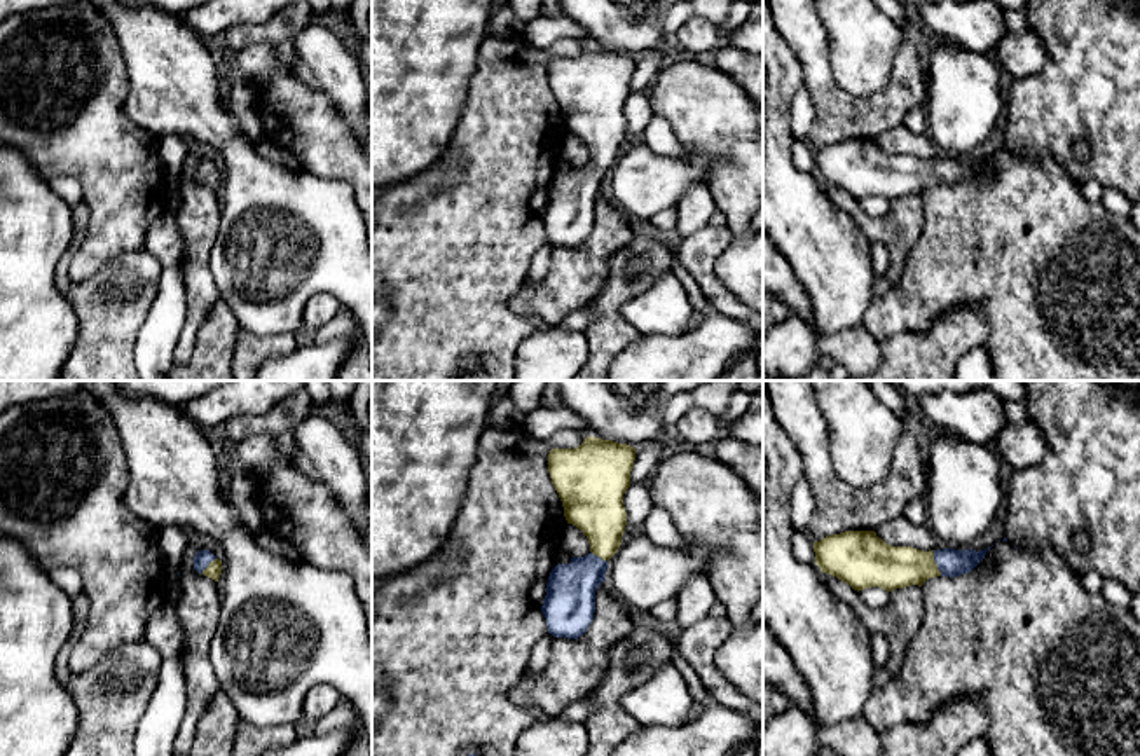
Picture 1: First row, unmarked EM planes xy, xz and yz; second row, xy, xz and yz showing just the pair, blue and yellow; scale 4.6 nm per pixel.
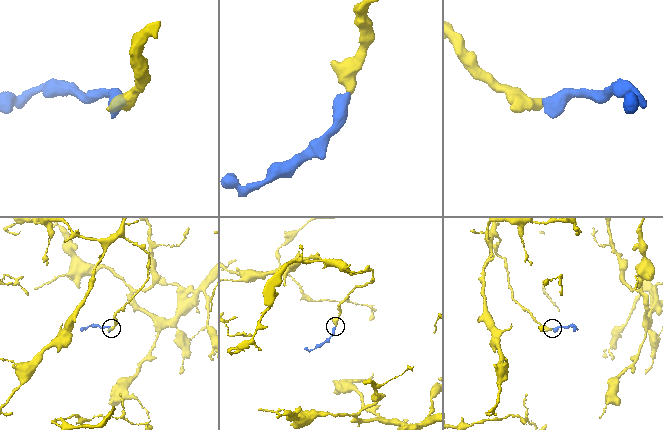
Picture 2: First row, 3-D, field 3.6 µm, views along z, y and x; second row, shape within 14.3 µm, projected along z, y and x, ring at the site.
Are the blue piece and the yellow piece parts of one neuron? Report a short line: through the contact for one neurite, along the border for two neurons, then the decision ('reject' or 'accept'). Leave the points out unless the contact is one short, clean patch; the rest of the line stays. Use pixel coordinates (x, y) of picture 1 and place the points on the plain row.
line yz (952, 171), (936, 171), (885, 175); accept

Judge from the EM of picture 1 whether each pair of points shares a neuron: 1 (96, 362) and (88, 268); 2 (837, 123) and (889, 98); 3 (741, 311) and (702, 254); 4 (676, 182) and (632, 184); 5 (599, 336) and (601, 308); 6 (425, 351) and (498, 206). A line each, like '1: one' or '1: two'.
1: two
2: one
3: one
4: one
5: one
6: one

